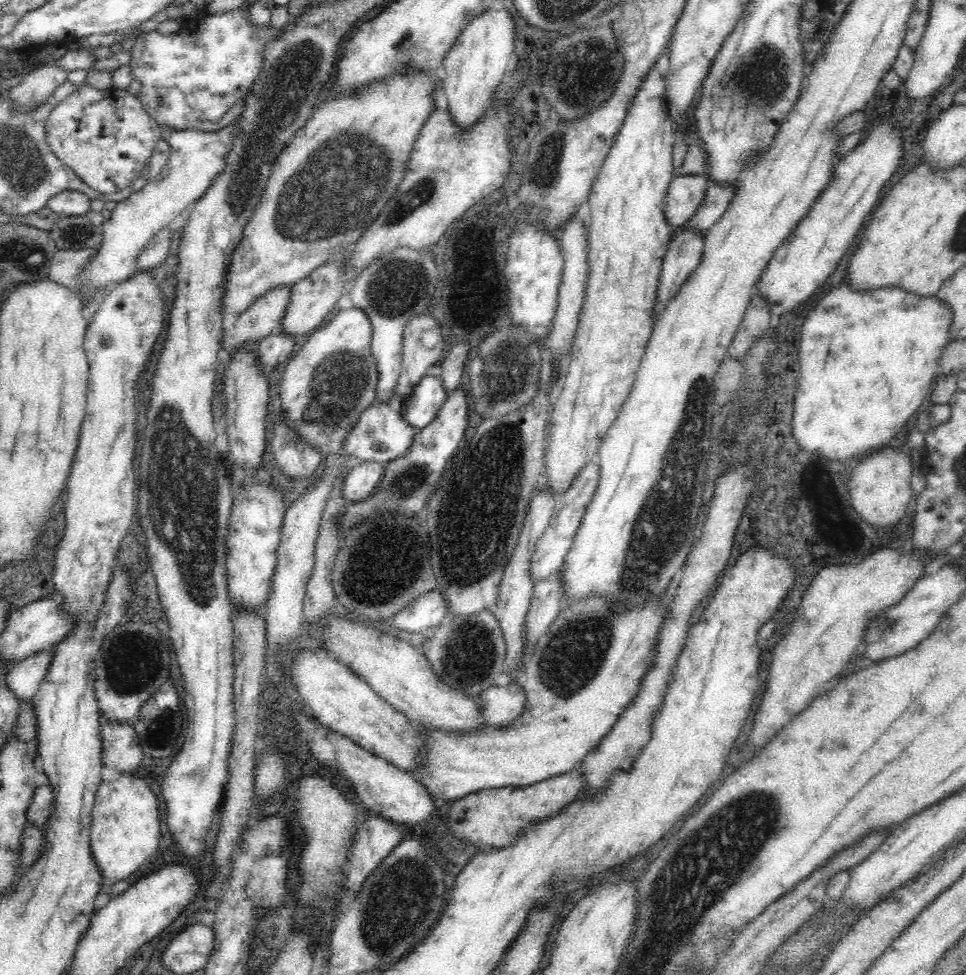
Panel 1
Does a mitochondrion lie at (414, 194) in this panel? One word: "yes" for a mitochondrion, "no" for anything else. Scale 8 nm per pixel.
yes

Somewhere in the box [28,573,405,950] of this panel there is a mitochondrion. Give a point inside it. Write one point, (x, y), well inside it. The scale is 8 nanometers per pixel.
(122, 678)

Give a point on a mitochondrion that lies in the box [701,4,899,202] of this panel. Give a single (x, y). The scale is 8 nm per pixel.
(762, 73)

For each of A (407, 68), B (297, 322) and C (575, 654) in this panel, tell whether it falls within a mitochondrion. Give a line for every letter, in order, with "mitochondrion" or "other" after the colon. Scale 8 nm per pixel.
A: other
B: other
C: mitochondrion

